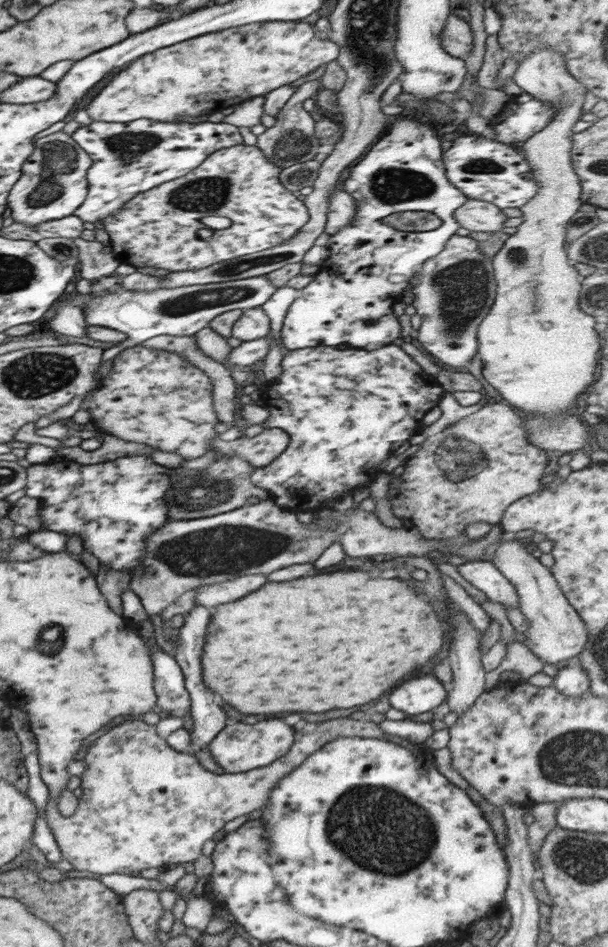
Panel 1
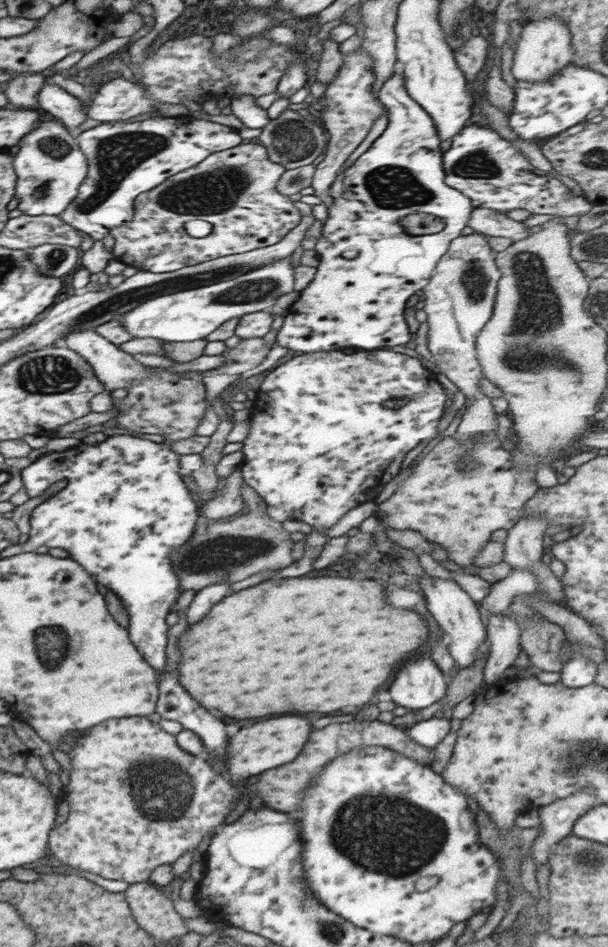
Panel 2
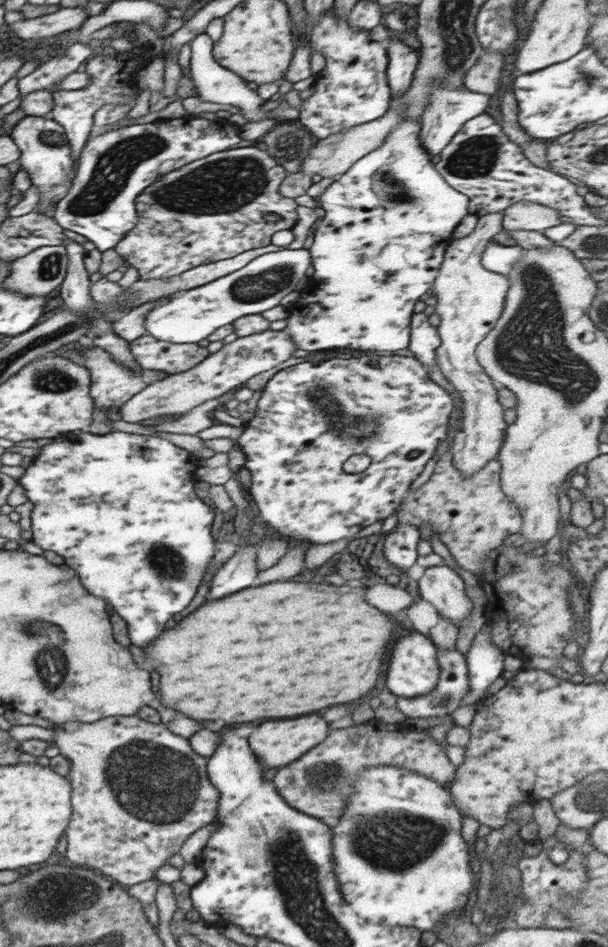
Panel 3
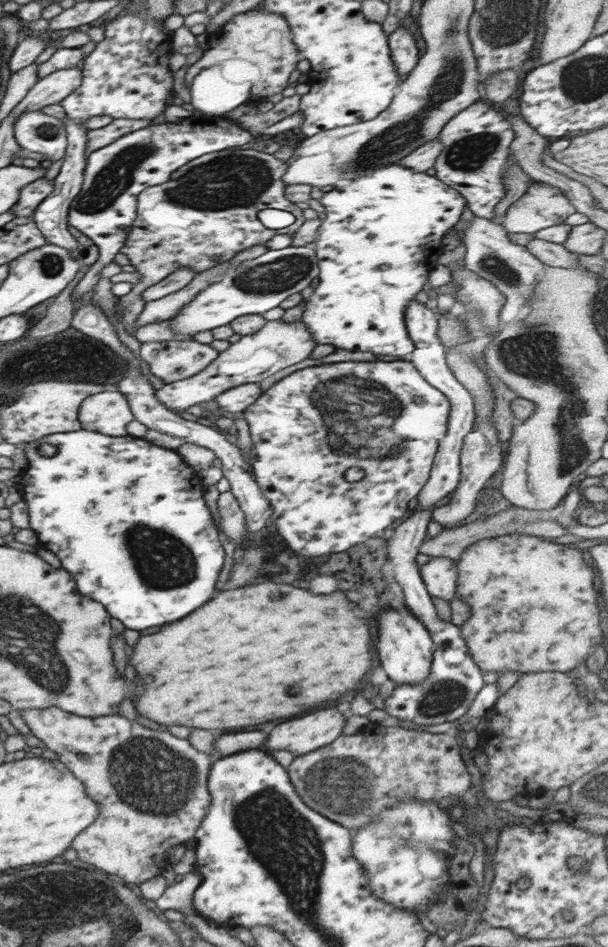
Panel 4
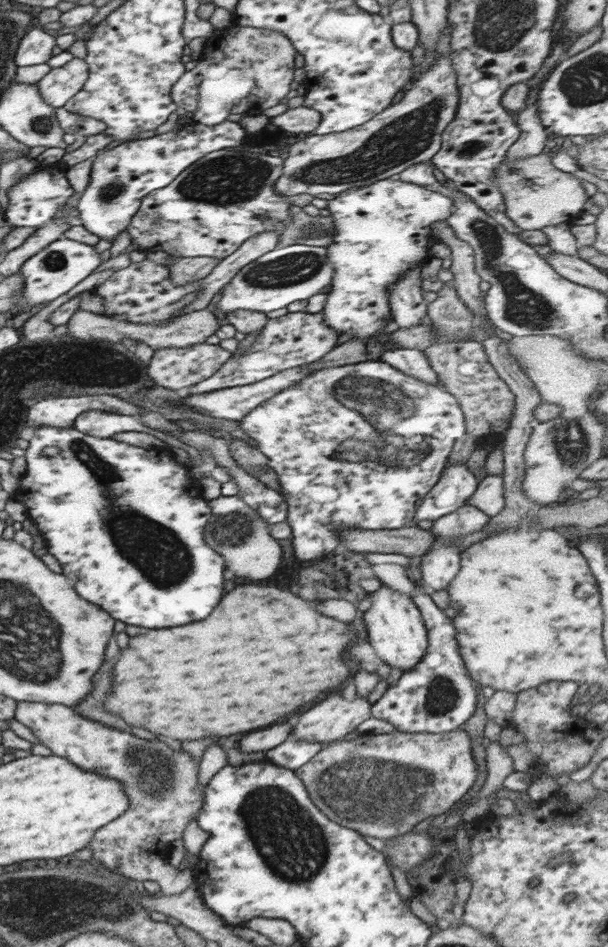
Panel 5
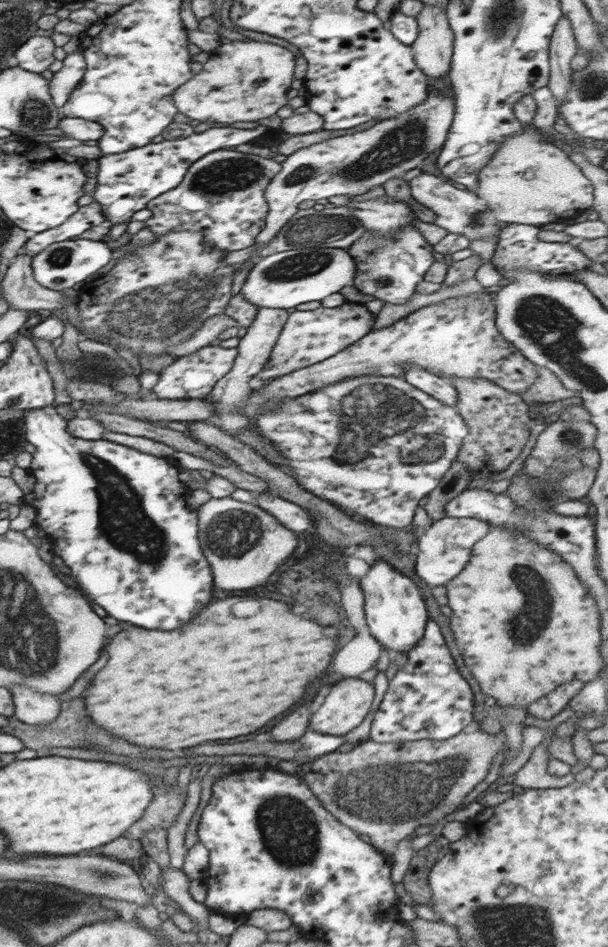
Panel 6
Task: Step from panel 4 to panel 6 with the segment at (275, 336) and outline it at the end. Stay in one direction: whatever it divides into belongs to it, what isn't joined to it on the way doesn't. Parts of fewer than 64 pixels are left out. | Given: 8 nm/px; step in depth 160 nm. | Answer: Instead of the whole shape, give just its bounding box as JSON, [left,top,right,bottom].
[250,302,375,386]

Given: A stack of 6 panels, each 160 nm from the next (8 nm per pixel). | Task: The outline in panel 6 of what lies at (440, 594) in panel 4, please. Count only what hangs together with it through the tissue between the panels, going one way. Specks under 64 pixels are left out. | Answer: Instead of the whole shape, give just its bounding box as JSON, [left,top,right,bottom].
[415,517,491,586]

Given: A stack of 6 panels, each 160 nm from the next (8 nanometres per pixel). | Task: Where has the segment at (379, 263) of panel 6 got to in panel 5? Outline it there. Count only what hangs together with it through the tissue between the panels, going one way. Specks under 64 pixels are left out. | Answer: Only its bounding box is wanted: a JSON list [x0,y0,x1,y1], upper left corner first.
[390,262,429,329]

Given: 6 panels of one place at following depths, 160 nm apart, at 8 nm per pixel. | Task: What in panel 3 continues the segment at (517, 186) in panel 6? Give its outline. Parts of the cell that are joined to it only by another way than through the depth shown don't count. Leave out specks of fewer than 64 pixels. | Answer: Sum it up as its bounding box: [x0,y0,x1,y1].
[502,201,561,233]

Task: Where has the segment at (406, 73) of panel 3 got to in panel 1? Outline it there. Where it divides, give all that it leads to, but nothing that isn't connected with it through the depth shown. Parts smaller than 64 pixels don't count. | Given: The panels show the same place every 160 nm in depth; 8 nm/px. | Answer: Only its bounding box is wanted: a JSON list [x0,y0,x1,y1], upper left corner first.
[281,110,468,351]

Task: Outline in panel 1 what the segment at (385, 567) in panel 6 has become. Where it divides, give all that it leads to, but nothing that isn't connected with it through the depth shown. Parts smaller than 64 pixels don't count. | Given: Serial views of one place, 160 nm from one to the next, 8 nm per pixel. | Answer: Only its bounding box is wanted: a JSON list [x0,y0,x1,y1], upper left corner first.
[390,674,446,716]

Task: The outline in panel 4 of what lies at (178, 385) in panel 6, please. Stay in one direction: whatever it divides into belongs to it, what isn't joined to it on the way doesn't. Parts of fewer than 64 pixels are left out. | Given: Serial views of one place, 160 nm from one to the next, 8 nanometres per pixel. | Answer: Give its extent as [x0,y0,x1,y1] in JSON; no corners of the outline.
[140,339,219,384]

